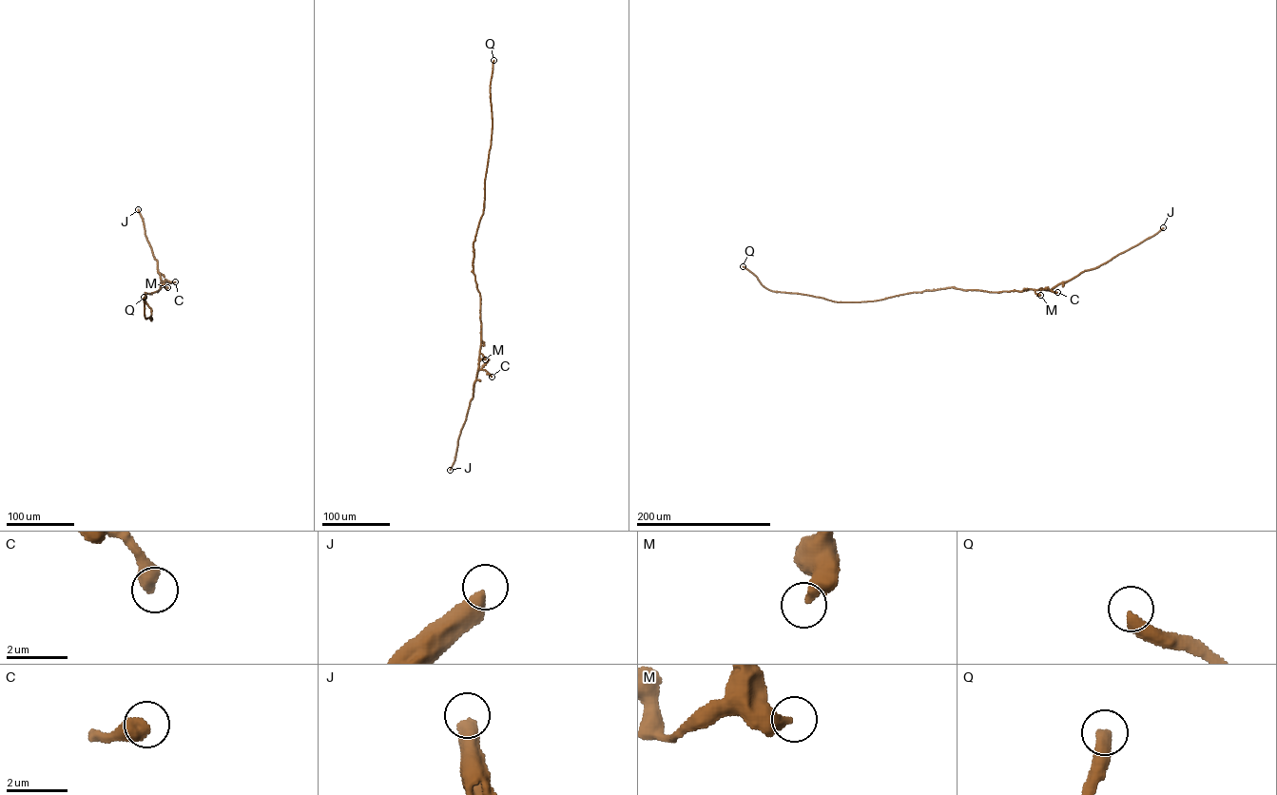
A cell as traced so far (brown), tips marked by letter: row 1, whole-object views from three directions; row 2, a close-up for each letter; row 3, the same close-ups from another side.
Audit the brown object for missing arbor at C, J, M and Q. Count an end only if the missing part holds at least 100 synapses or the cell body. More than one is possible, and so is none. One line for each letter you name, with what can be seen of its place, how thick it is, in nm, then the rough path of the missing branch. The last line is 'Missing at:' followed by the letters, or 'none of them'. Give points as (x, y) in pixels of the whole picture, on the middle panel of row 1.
Q: place (493, 60); calibre 420 nm; course (493, 60), (496, 33), (481, 7)
Missing at: Q

